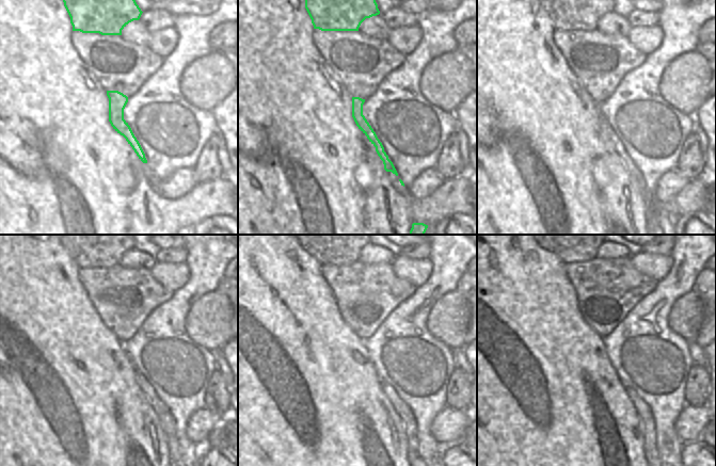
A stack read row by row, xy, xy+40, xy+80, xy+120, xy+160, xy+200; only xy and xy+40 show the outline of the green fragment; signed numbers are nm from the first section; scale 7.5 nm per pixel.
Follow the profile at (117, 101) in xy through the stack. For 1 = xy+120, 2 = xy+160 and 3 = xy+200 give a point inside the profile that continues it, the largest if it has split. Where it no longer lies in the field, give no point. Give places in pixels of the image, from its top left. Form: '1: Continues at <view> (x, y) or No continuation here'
1: Continues at xy+120 (164, 416)
2: Continues at xy+160 (401, 408)
3: Continues at xy+200 (641, 407).

